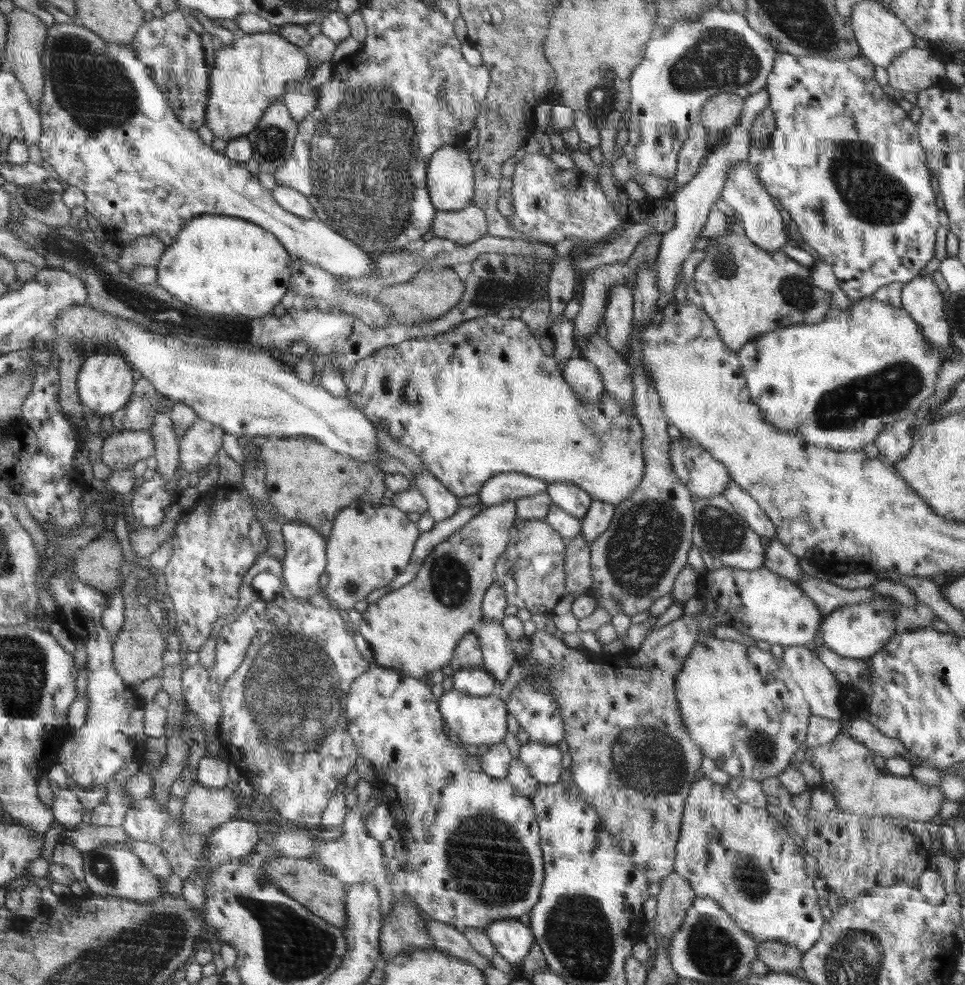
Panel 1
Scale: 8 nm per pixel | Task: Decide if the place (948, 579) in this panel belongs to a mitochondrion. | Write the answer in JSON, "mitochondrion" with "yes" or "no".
{"mitochondrion":"no"}

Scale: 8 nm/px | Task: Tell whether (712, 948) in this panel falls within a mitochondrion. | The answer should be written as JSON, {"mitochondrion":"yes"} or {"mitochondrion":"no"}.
{"mitochondrion":"yes"}

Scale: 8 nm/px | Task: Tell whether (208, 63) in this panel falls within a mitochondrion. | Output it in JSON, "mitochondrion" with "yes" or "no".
{"mitochondrion":"no"}

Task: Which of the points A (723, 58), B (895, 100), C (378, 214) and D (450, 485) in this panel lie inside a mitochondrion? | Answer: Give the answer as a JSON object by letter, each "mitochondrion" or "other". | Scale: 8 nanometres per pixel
{"A":"mitochondrion","B":"other","C":"mitochondrion","D":"other"}

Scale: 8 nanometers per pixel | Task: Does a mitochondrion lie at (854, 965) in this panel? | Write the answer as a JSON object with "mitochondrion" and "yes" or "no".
{"mitochondrion":"yes"}

